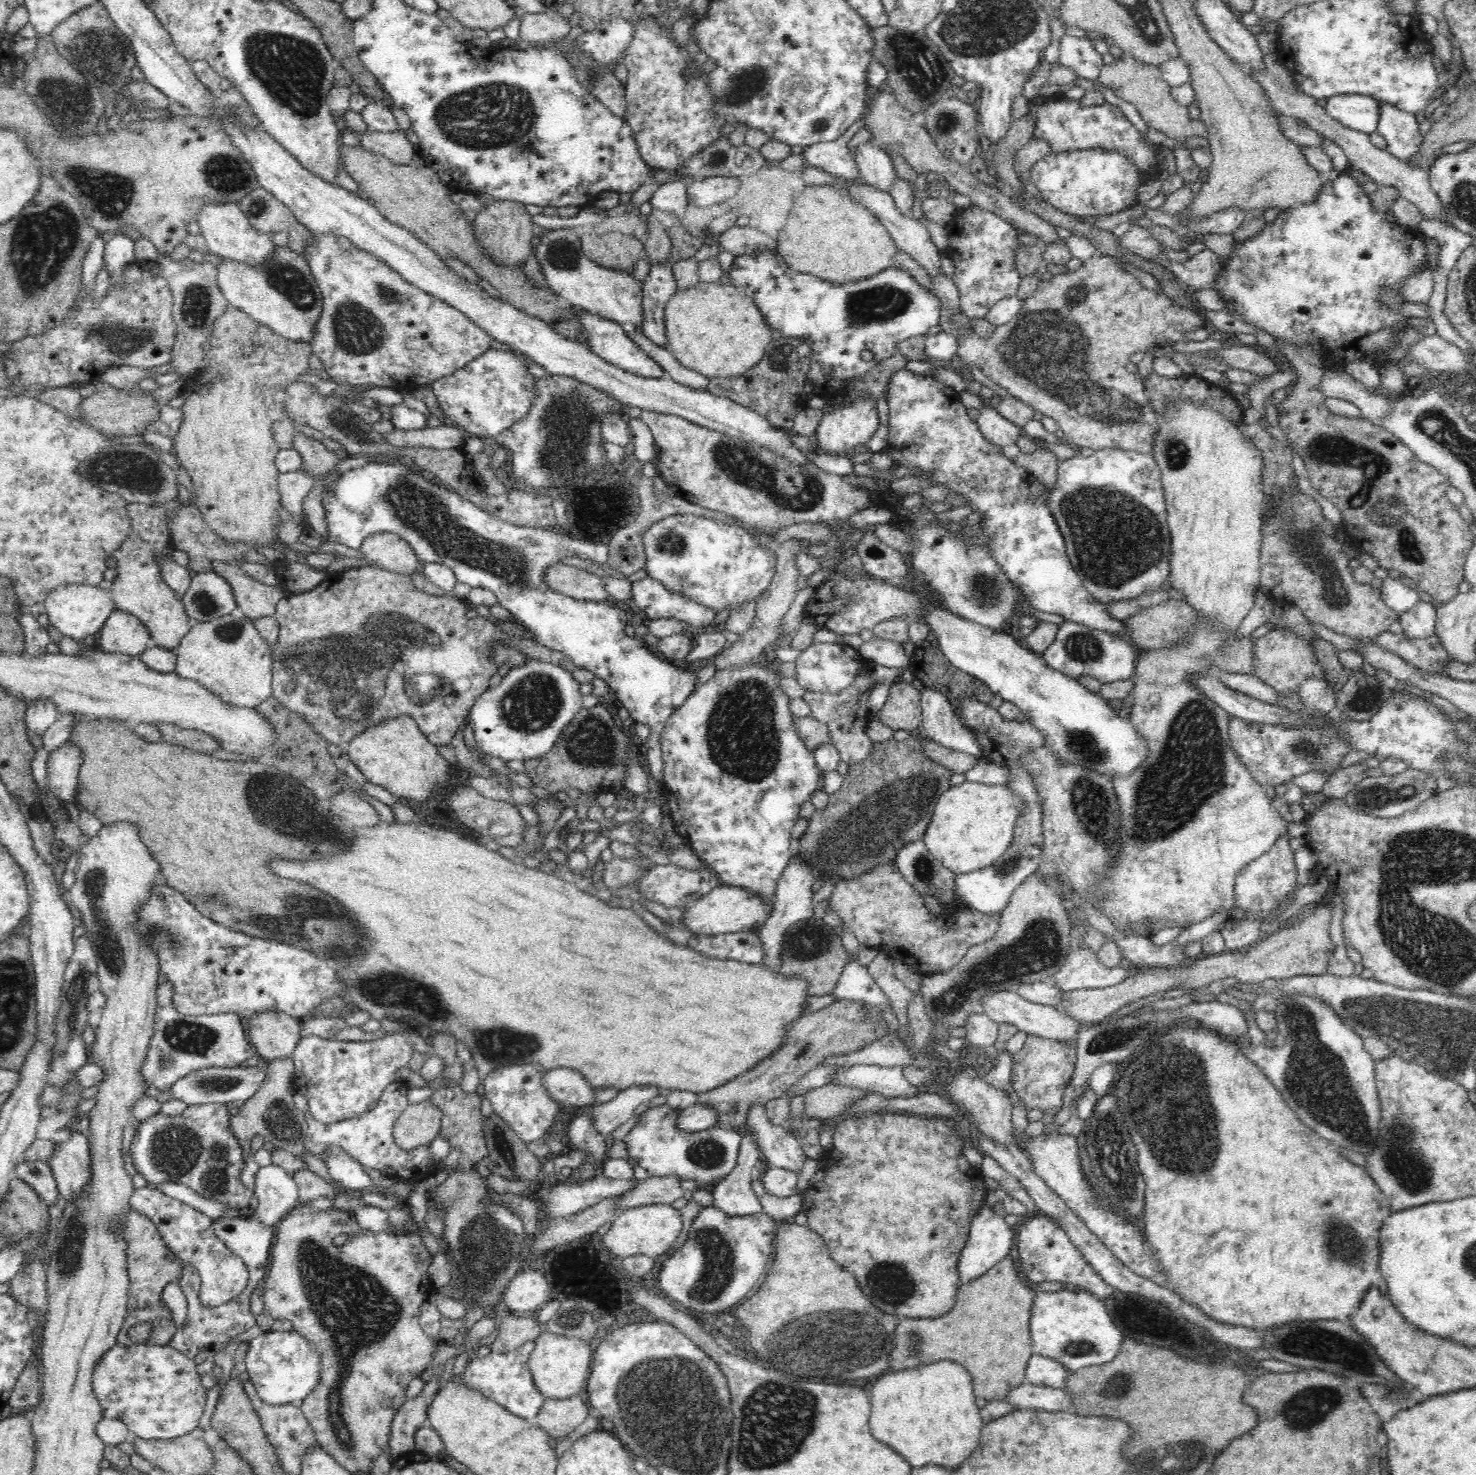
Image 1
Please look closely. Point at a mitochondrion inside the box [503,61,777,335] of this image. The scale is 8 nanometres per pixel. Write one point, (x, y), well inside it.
(743, 86)

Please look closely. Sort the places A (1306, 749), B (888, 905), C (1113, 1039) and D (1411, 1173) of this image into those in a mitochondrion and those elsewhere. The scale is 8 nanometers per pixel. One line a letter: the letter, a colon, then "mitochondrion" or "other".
A: mitochondrion
B: other
C: mitochondrion
D: mitochondrion

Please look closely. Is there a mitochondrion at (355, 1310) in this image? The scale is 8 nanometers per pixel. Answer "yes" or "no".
yes

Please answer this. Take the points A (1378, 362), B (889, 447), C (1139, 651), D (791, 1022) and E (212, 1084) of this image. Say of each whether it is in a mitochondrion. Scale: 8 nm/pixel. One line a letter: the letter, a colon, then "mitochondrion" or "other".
A: other
B: other
C: other
D: other
E: mitochondrion

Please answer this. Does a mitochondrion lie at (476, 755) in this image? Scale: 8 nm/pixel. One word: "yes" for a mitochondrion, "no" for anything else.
no

